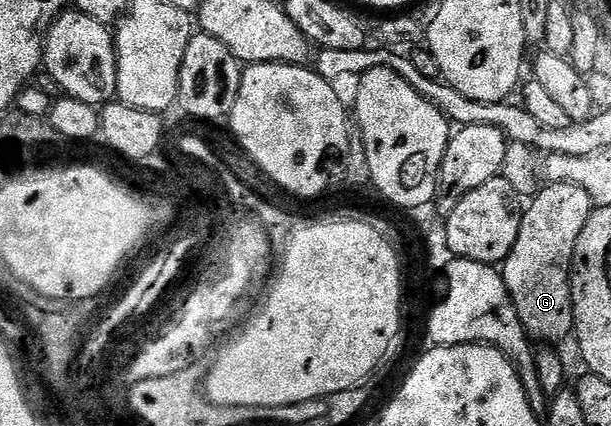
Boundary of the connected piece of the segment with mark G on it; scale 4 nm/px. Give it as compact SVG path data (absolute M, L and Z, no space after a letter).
M558 180L547 184L551 185L544 184L530 198L531 206L522 210L517 241L513 243L509 255L501 262L503 282L511 296L513 307L521 319L523 330L535 343L555 343L551 341L572 336L575 320L571 310L571 260L575 254L577 239L593 212L591 197L581 187Z

